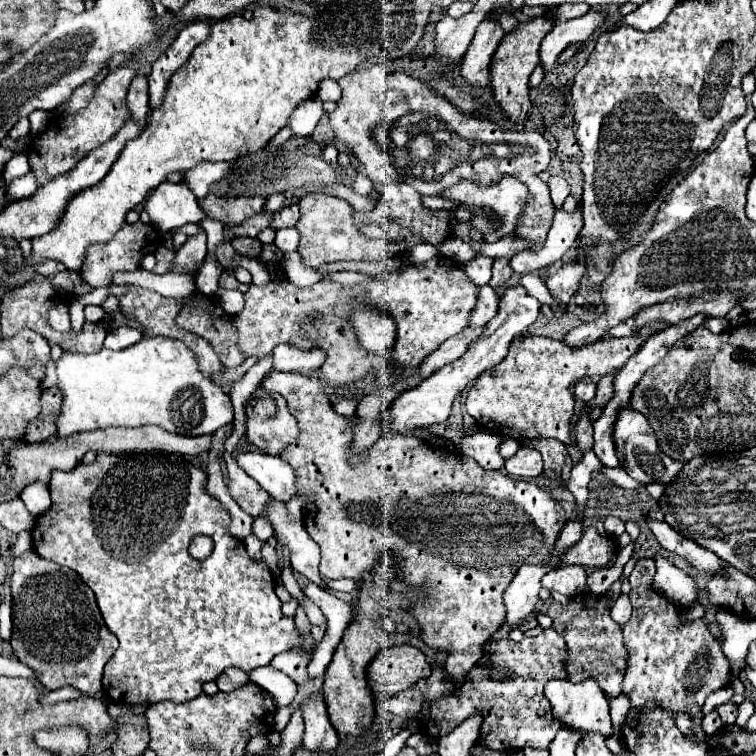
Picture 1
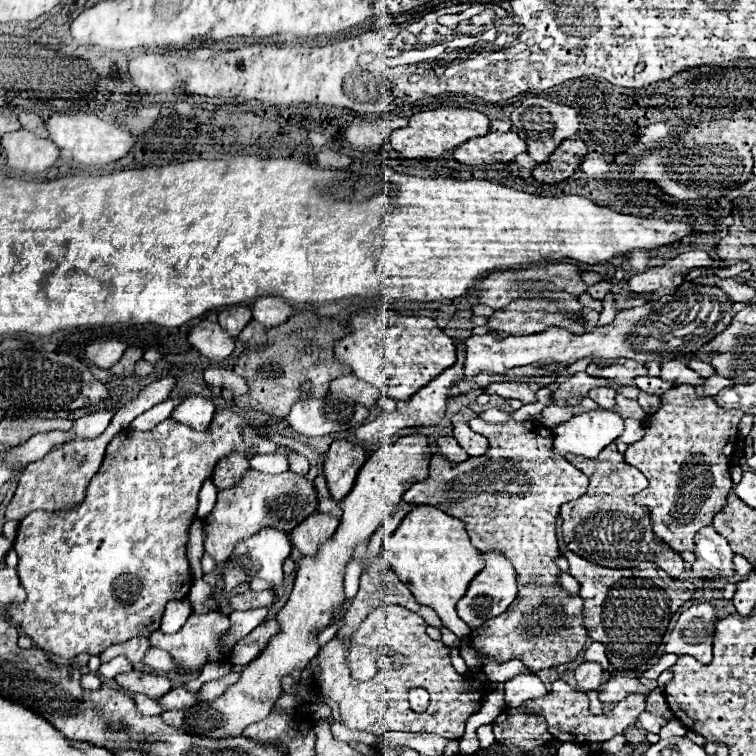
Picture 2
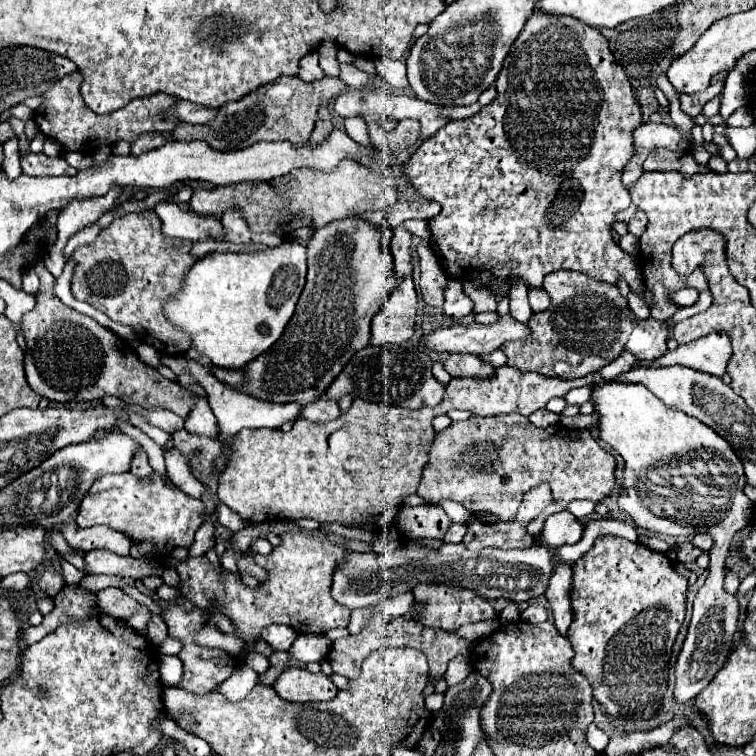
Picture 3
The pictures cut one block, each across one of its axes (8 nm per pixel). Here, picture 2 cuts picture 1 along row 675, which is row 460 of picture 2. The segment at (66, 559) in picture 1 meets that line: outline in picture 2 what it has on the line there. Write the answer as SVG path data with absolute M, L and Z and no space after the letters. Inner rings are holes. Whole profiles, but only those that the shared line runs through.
M230 408L214 412L206 432L192 430L174 418L166 418L150 432L122 430L106 446L104 462L90 480L86 498L80 506L60 512L36 510L20 520L14 550L18 554L18 576L26 588L26 602L8 604L6 612L44 652L60 658L74 658L80 652L100 654L112 644L134 636L150 636L160 628L164 608L170 600L188 598L192 572L186 558L188 528L196 520L198 492L212 476L214 466L232 452L252 458L252 448L244 442L242 430L252 428L258 436L268 432L284 434L278 422L252 424Z

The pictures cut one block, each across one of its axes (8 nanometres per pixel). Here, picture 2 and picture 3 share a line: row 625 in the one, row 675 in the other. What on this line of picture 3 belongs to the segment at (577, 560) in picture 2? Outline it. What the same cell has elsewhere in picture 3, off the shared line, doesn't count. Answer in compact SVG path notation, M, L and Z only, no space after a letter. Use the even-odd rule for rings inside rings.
M602 536L594 546L572 564L570 602L574 620L568 640L574 648L572 664L592 684L598 704L616 720L650 720L658 716L668 686L672 646L686 618L688 578L676 574L666 554L652 552L638 542L618 536Z

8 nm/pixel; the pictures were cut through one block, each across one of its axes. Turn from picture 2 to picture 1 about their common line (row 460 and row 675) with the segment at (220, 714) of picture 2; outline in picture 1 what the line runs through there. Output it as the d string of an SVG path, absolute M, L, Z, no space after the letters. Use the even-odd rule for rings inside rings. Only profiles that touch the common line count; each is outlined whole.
M392 646L370 662L366 678L378 696L394 696L430 676L426 656L416 646Z

